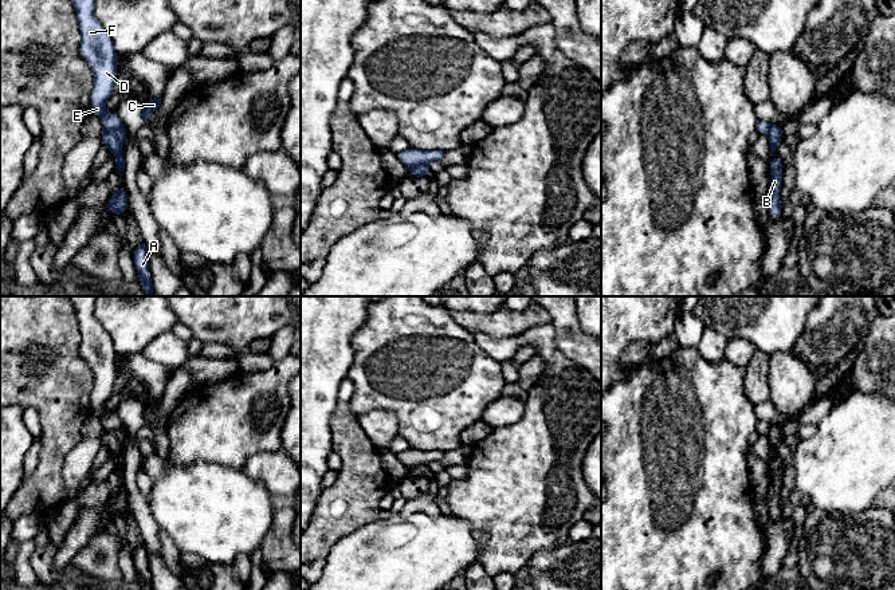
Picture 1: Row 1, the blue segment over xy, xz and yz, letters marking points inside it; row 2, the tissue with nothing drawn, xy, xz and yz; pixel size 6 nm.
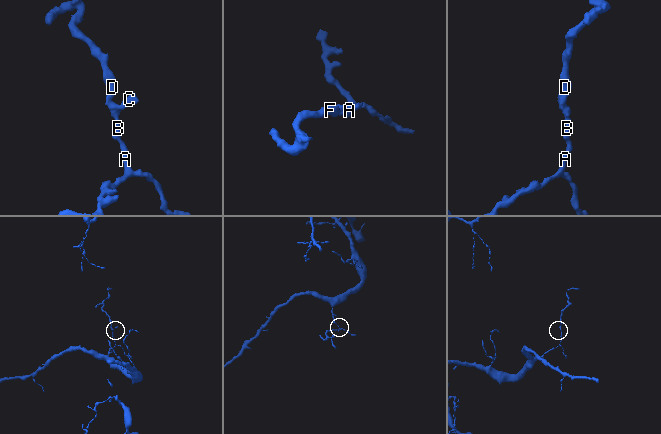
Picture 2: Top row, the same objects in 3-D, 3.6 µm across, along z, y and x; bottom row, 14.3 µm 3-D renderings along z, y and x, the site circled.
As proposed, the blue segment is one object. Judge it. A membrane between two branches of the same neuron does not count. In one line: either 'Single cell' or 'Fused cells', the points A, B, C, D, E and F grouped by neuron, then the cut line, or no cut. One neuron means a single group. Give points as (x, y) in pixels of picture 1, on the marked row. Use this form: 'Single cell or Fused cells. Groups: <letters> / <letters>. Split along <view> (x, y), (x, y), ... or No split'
Fused cells. Groups: A B / C D E F. Split along xy (125, 126), (103, 133)

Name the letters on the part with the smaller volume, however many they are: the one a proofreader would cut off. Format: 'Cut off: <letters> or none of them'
Cut off: C, D, E, F

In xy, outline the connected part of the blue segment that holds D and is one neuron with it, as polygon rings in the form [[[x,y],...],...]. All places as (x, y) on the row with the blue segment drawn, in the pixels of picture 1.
[[[71,0],[81,24],[81,55],[94,71],[94,88],[90,97],[91,113],[102,119],[103,133],[126,127],[123,122],[114,114],[105,110],[105,103],[114,94],[114,83],[117,80],[117,51],[110,36],[98,23],[94,15],[97,0]]]

